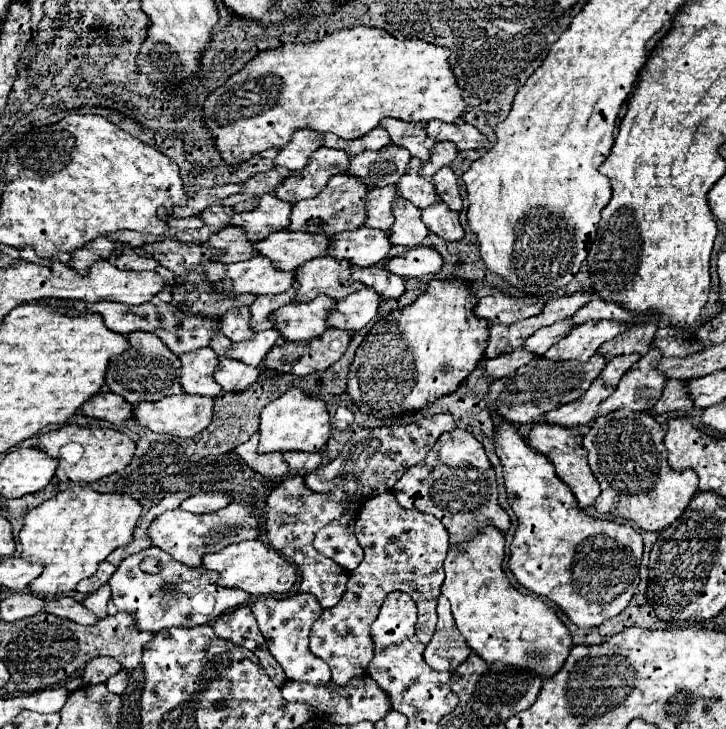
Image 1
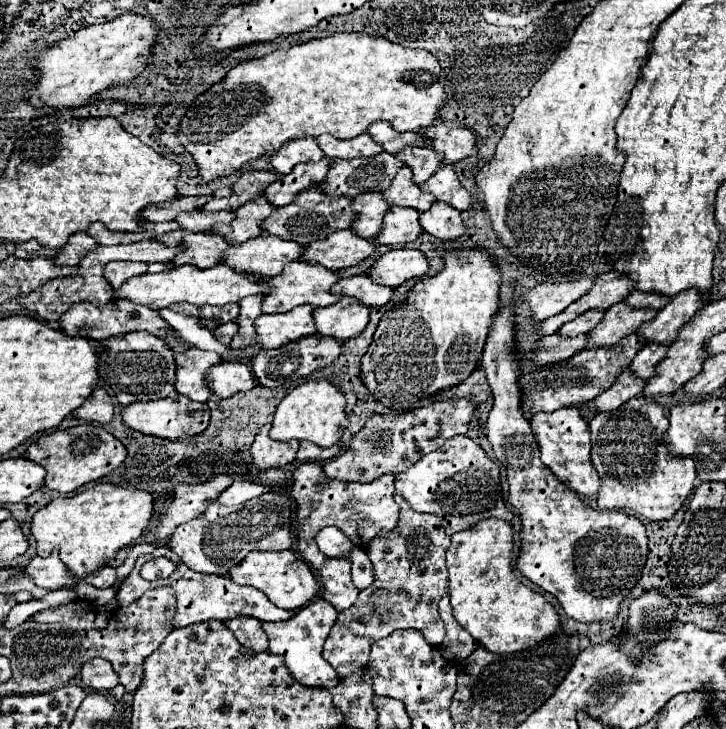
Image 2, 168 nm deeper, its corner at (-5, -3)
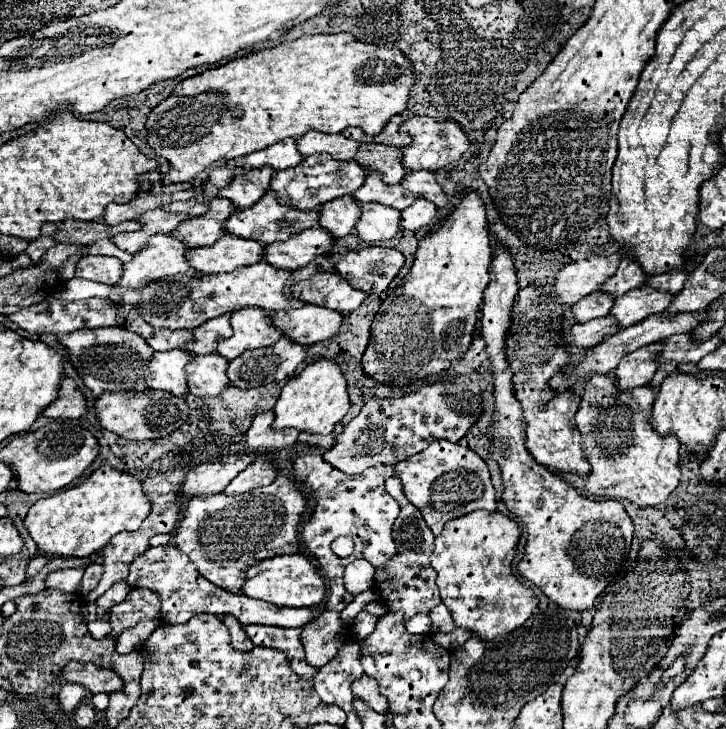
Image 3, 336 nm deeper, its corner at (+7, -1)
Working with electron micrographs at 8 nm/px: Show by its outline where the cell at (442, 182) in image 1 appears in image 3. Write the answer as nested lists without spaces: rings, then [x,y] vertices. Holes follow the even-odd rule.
[[[410,171],[400,185],[404,189],[408,189],[414,197],[424,197],[424,199],[432,201],[436,207],[446,207],[448,205],[448,197],[446,197],[444,189],[438,185],[434,173]]]

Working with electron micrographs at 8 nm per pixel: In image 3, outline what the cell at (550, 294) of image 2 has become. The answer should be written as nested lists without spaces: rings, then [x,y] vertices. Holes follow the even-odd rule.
[[[622,253],[590,257],[586,261],[576,261],[562,267],[552,283],[552,295],[560,301],[560,305],[574,305],[584,295],[596,291],[608,277],[612,277],[612,273],[616,273],[620,257]]]

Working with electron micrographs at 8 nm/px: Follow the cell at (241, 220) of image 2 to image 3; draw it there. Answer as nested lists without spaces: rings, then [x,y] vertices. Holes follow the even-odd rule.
[[[216,197],[204,215],[184,221],[172,231],[172,235],[190,247],[210,247],[226,233],[224,221],[236,211],[236,205],[232,205],[228,199]]]

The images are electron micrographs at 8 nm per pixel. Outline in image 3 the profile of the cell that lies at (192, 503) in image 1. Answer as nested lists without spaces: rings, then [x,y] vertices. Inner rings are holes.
[[[256,457],[256,461],[252,465],[248,465],[248,469],[240,471],[234,481],[224,489],[224,493],[228,495],[238,495],[238,493],[248,493],[252,489],[270,485],[276,479],[276,471],[272,469],[270,461],[266,457]]]

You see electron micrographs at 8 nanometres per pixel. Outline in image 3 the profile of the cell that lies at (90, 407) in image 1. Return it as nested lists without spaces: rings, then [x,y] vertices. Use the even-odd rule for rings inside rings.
[[[64,377],[60,385],[60,397],[54,403],[50,403],[42,415],[54,417],[54,419],[76,419],[76,417],[82,417],[86,411],[88,411],[86,397],[82,395],[74,379]]]

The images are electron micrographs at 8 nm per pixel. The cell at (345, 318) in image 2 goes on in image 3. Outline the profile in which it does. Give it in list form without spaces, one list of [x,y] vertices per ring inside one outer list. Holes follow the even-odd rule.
[[[310,303],[300,309],[292,309],[286,313],[278,311],[272,315],[272,325],[282,329],[284,335],[292,341],[302,345],[312,345],[328,337],[336,337],[340,321],[344,321],[344,315]]]

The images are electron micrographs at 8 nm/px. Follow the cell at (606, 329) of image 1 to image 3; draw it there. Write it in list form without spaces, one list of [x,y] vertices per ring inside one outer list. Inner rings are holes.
[[[638,287],[624,293],[622,297],[616,297],[610,315],[616,319],[616,325],[624,329],[650,315],[662,313],[670,305],[670,301],[670,293],[662,293],[652,287]]]

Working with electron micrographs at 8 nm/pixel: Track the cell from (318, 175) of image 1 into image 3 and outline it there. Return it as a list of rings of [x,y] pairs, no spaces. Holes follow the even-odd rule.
[[[260,167],[244,175],[236,175],[228,187],[220,189],[218,197],[230,199],[238,209],[248,209],[250,205],[260,201],[260,197],[264,197],[264,193],[270,189],[270,181],[274,175],[276,169],[272,167]]]

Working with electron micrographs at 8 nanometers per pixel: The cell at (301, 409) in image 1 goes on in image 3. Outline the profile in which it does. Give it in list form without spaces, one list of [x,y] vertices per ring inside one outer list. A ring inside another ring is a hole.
[[[318,359],[282,387],[282,393],[274,405],[272,429],[298,429],[314,435],[328,435],[348,413],[348,407],[350,401],[346,393],[346,379],[340,367],[334,361]]]

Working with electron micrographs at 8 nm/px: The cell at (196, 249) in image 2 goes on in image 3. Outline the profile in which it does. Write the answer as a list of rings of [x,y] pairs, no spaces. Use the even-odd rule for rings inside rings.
[[[152,235],[148,245],[134,253],[132,261],[124,263],[124,275],[116,285],[116,293],[110,295],[110,301],[116,301],[118,295],[126,289],[138,289],[150,281],[164,277],[174,277],[180,273],[192,271],[184,259],[186,245],[172,235]]]

